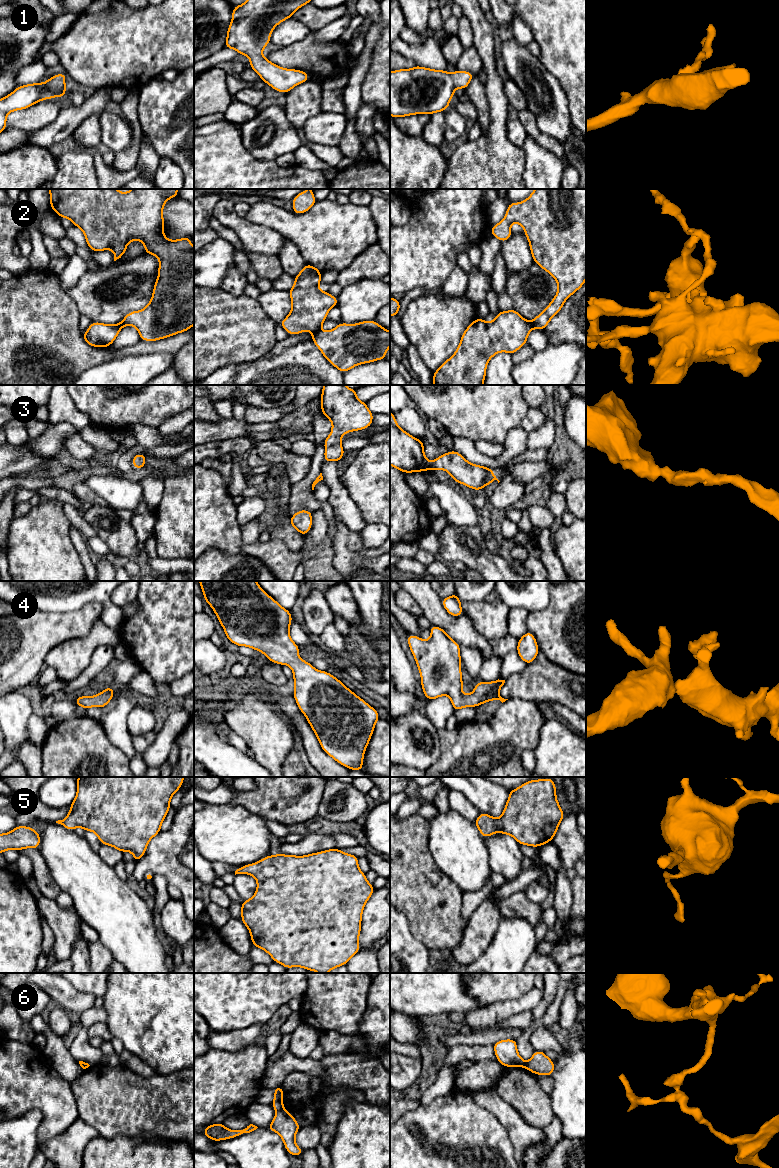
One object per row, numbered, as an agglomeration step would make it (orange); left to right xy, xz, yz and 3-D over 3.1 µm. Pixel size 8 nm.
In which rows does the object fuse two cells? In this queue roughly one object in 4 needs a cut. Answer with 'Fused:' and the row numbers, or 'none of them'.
Fused: 2, 6

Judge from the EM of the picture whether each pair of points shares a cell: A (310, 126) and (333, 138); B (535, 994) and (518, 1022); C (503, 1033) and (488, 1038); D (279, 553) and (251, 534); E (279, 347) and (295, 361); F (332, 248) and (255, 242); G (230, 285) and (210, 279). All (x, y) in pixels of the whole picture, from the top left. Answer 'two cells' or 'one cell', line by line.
A: one cell
B: two cells
C: one cell
D: two cells
E: two cells
F: two cells
G: two cells

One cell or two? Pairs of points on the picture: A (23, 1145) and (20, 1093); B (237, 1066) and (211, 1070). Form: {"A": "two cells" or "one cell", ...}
{"A": "two cells", "B": "one cell"}

